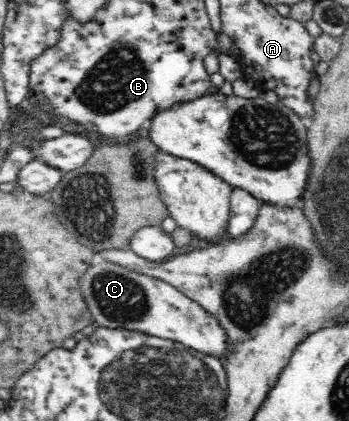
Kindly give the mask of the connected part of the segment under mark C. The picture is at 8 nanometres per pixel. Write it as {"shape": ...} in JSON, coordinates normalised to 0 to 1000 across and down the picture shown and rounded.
{"shape":[[[275,615],[264,634],[238,656],[238,663],[229,665],[229,682],[235,682],[244,715],[252,720],[264,760],[292,777],[352,779],[461,805],[481,805],[527,819],[533,827],[556,829],[639,857],[665,838],[650,789],[636,779],[636,770],[625,765],[625,758],[510,686],[453,663],[401,653],[390,644],[350,639],[338,629],[309,627],[307,620],[292,615]]]}

